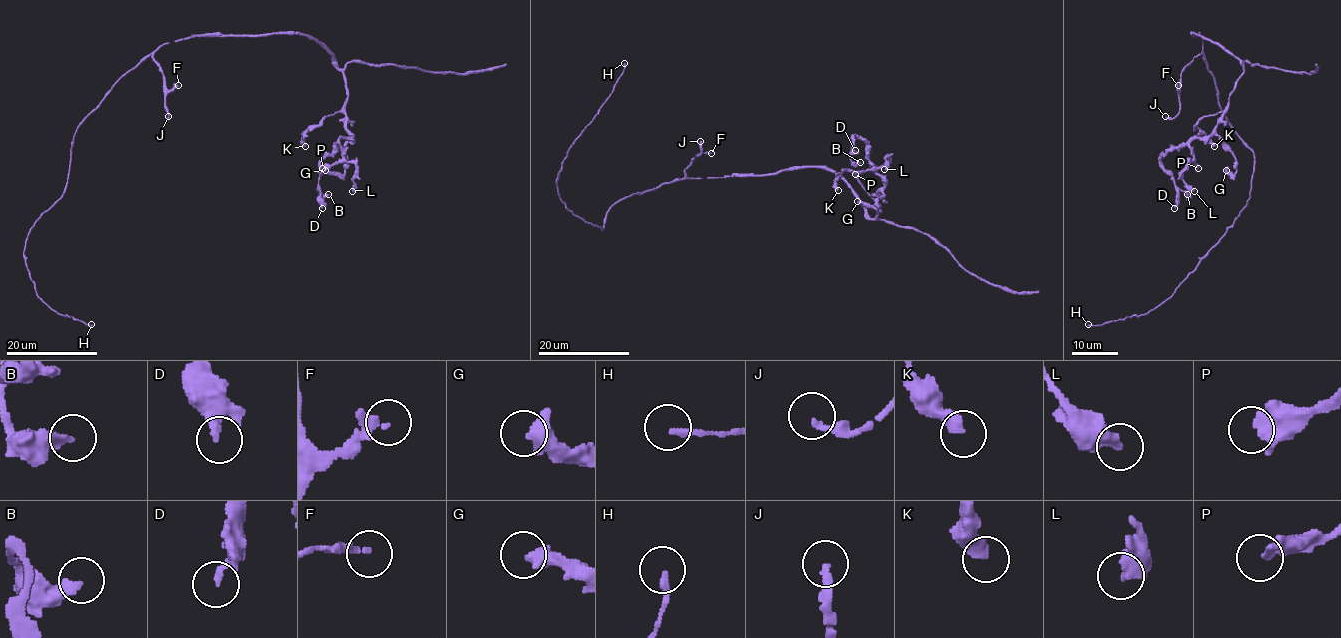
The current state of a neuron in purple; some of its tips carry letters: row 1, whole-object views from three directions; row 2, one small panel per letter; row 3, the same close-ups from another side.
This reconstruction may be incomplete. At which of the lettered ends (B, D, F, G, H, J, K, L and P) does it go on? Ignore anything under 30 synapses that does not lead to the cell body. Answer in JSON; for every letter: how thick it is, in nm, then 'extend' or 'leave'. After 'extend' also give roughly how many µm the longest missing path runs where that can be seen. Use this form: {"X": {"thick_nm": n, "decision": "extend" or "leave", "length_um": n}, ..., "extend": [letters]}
{"B": {"thick_nm": 320, "decision": "leave"}, "D": {"thick_nm": 220, "decision": "leave"}, "F": {"thick_nm": 240, "decision": "leave"}, "G": {"thick_nm": 550, "decision": "leave"}, "H": {"thick_nm": 200, "decision": "leave"}, "J": {"thick_nm": 140, "decision": "leave"}, "K": {"thick_nm": 420, "decision": "leave"}, "L": {"thick_nm": 400, "decision": "leave"}, "P": {"thick_nm": 460, "decision": "leave"}, "extend": []}

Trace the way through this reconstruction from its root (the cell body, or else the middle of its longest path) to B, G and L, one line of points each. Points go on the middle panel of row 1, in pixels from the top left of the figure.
B: (680, 179), (827, 167), (873, 219), (883, 183), (868, 160), (868, 145), (854, 136), (850, 159), (860, 162)
G: (680, 179), (827, 167), (871, 219), (879, 213), (878, 192), (882, 193), (878, 212), (857, 201)
L: (680, 179), (827, 167), (873, 219), (883, 183), (872, 165), (879, 168), (887, 158), (884, 169)

